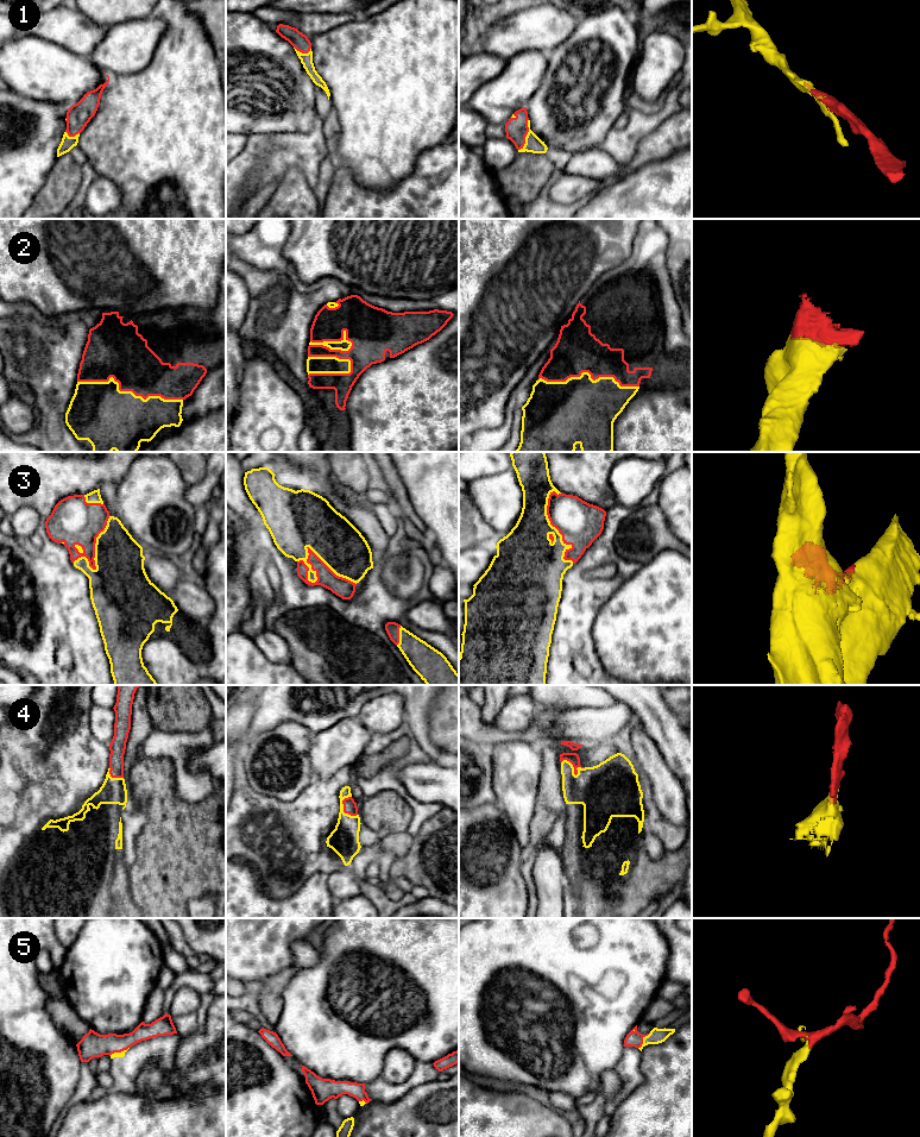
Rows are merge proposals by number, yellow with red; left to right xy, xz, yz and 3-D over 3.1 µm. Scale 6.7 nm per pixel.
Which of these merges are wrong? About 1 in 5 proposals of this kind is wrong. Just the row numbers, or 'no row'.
no row

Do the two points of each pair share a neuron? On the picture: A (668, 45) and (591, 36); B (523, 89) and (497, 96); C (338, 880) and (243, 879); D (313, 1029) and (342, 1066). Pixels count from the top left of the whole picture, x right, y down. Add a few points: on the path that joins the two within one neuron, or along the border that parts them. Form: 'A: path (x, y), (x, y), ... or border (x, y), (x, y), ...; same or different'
A: border (642, 35), (638, 57), (631, 68); different
B: path (517, 89), (511, 89), (503, 95); same
C: border (327, 875), (327, 887), (334, 903); different
D: path (322, 1038), (340, 1056); same

